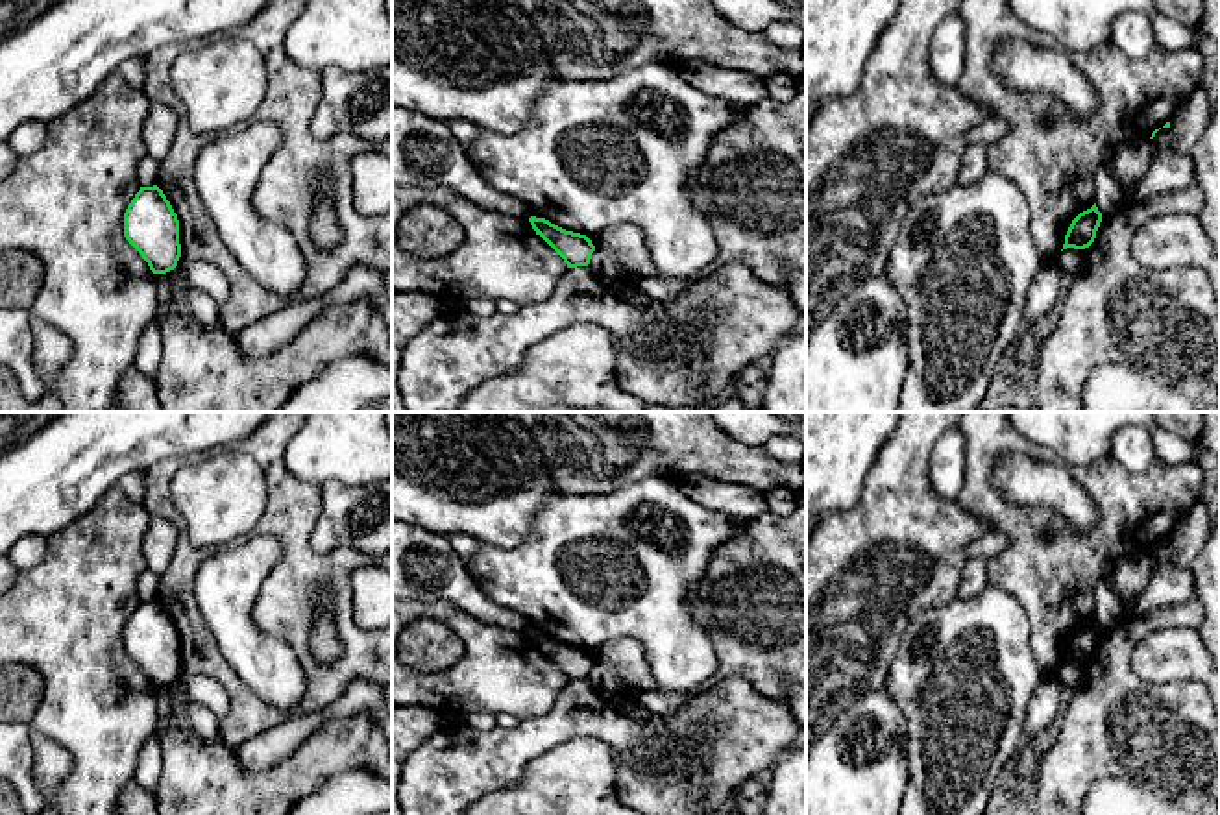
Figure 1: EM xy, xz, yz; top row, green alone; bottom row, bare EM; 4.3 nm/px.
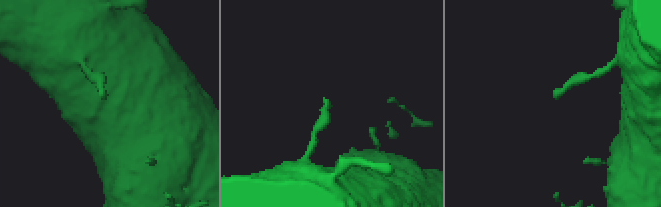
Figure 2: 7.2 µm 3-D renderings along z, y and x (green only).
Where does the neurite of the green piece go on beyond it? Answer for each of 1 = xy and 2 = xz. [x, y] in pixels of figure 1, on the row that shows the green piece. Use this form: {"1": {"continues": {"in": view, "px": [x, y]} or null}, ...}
{"1": {"continues": null}, "2": {"continues": null}}

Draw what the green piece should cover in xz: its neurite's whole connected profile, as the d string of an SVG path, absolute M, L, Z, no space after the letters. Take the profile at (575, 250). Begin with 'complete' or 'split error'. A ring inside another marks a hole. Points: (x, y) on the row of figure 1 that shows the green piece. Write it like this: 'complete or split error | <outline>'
complete | M529 218L540 235L567 264L567 268L588 266L595 246L586 235L566 231L545 218Z

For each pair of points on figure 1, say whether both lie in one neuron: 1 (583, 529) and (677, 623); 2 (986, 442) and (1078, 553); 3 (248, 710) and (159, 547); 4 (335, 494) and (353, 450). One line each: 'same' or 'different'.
1: same
2: same
3: different
4: different

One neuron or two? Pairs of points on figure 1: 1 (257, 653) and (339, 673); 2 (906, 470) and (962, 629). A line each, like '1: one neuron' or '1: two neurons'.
1: two neurons
2: two neurons

